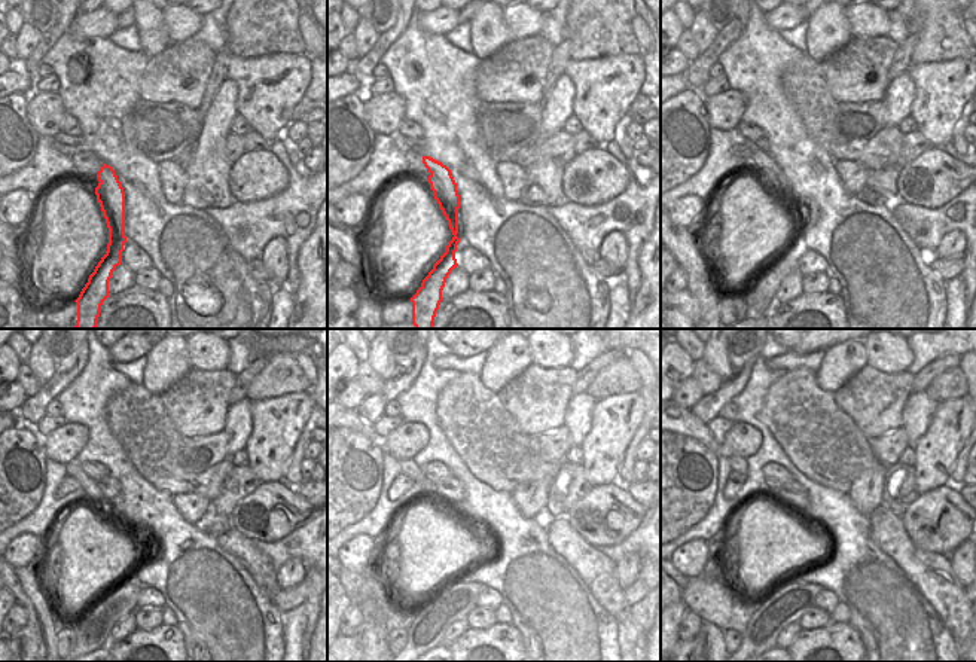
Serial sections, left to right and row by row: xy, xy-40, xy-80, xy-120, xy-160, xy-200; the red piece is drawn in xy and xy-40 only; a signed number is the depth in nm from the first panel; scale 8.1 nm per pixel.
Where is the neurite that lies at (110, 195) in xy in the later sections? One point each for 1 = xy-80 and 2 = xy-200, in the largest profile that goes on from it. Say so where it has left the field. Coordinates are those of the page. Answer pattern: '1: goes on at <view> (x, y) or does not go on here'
1: goes on at xy-80 (766, 165)
2: goes on at xy-200 (740, 464)

